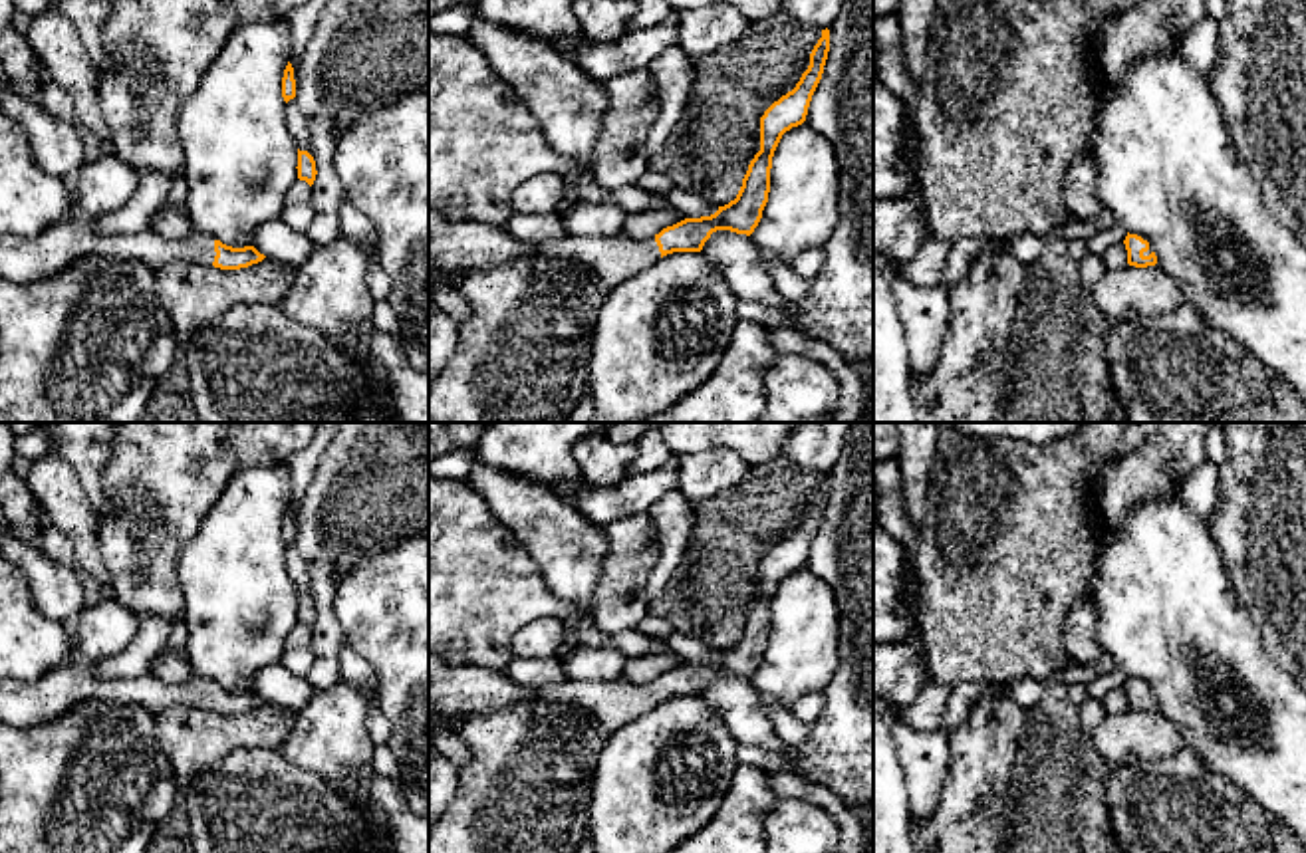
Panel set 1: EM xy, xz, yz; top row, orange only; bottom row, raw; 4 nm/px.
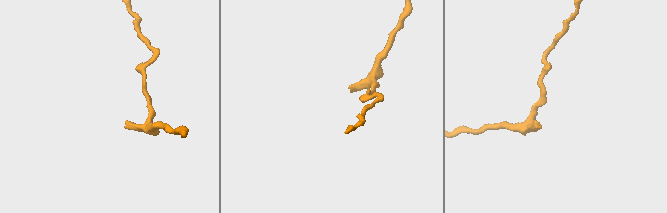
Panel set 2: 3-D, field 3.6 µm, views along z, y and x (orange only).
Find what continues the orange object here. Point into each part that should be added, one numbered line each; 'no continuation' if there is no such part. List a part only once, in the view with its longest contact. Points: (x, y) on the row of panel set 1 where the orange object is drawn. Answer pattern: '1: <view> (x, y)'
1: xy (22, 260)

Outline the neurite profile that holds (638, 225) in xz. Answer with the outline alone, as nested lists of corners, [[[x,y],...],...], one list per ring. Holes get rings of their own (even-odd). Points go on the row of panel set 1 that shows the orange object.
[[[667,206],[655,212],[631,212],[625,218],[621,234],[629,240],[647,240],[659,234],[663,228],[685,220],[677,208]]]

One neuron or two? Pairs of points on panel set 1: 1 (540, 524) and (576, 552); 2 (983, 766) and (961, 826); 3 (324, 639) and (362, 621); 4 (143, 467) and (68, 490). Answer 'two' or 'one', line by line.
1: one
2: one
3: two
4: two

